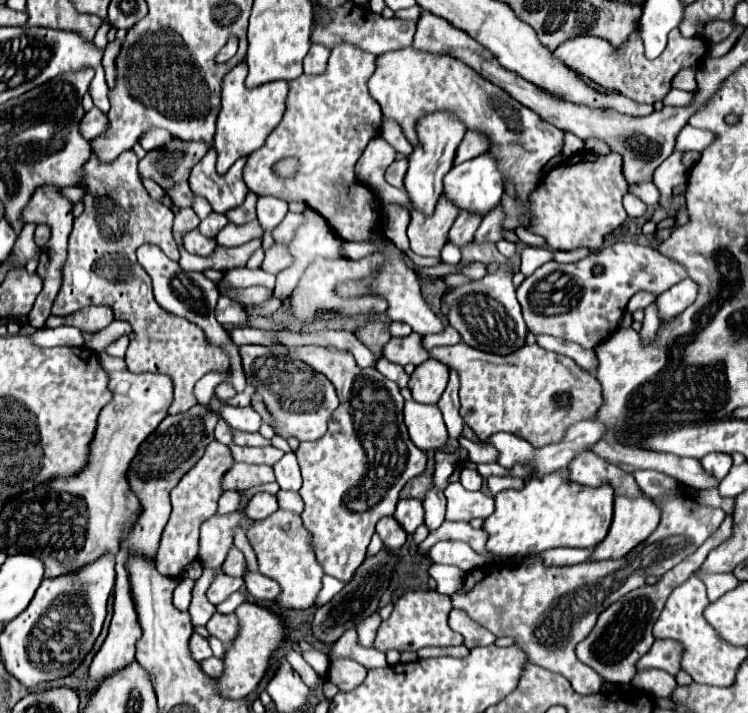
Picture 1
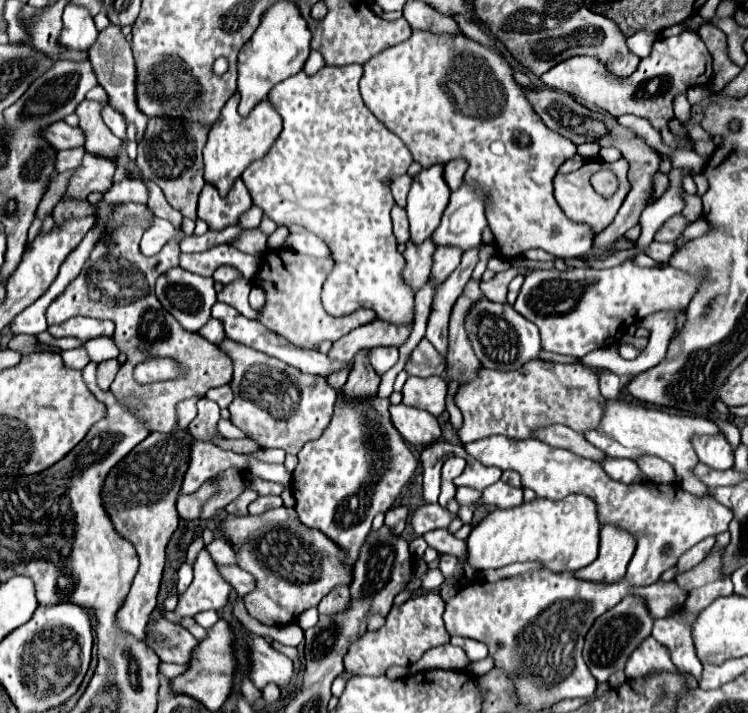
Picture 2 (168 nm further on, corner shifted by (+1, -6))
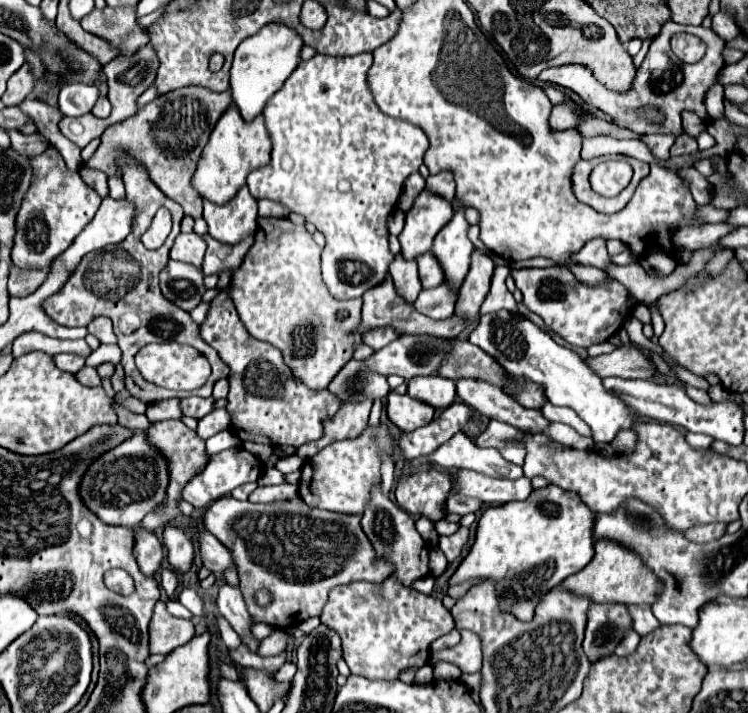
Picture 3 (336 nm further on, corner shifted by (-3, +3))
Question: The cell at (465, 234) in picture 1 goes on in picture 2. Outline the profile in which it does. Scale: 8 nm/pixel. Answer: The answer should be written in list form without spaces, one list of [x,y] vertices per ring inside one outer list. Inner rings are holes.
[[[437,248],[433,252],[433,266],[431,266],[431,280],[435,284],[441,284],[447,280],[447,276],[459,266],[461,260],[461,252],[457,252],[455,248]]]

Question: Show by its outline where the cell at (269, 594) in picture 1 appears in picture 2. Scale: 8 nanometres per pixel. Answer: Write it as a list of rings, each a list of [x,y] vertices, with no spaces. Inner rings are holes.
[[[217,564],[217,570],[219,574],[223,576],[223,580],[231,584],[231,588],[239,594],[239,596],[245,596],[247,592],[253,590],[253,576],[249,576],[245,570],[241,570],[239,566],[235,564],[229,564],[229,566],[223,566],[223,564]]]

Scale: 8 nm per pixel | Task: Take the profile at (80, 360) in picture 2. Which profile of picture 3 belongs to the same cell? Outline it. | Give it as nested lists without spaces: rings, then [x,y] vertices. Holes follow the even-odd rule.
[[[75,353],[55,355],[53,361],[55,361],[55,365],[57,365],[61,371],[69,371],[69,373],[77,373],[77,371],[85,365],[85,359],[83,359],[81,355],[75,355]]]

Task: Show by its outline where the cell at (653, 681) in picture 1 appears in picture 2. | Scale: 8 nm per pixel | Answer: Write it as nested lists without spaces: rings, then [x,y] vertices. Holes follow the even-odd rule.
[[[649,636],[641,648],[637,648],[625,666],[627,678],[641,678],[655,670],[669,670],[675,672],[675,666],[671,662],[671,652],[661,642],[657,642],[653,636]]]

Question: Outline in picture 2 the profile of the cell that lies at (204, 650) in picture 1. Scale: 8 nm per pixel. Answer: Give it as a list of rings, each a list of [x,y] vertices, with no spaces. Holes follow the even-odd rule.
[[[161,616],[161,618],[149,622],[147,632],[145,632],[145,642],[149,648],[155,650],[155,654],[161,658],[161,662],[187,664],[191,660],[191,652],[199,640],[193,638],[179,624]]]

